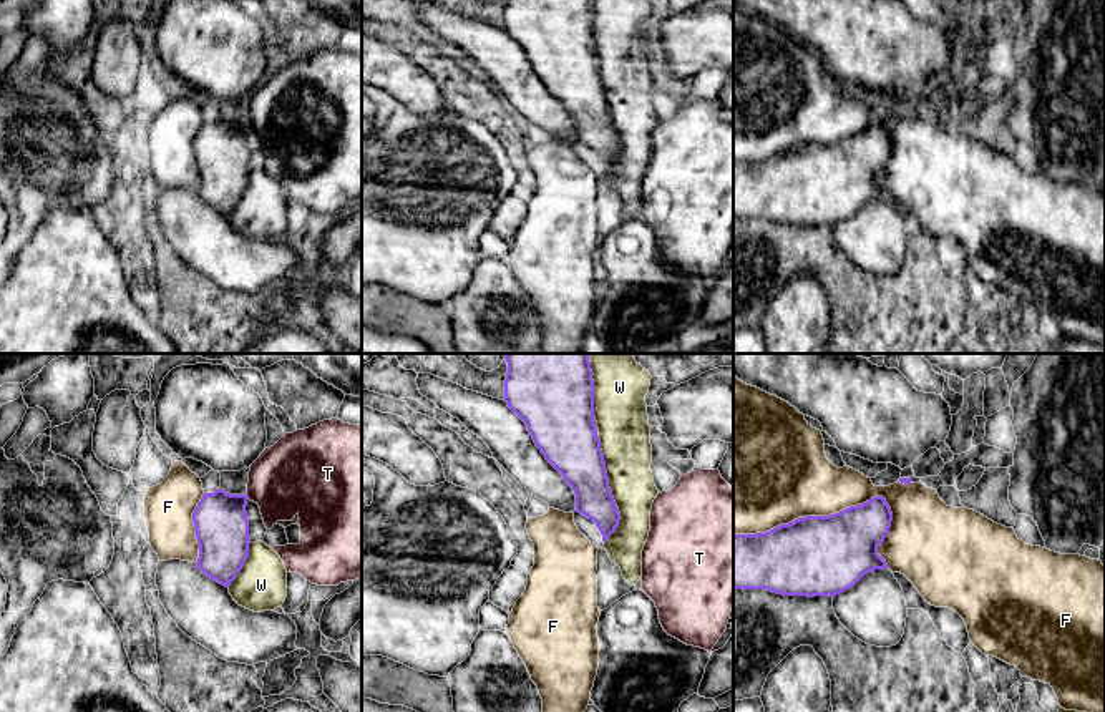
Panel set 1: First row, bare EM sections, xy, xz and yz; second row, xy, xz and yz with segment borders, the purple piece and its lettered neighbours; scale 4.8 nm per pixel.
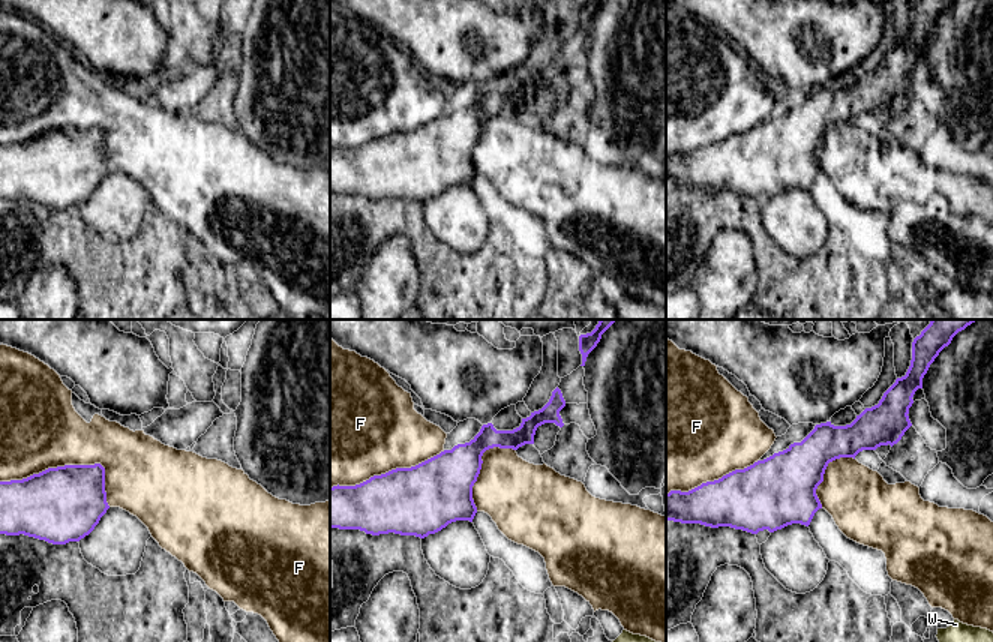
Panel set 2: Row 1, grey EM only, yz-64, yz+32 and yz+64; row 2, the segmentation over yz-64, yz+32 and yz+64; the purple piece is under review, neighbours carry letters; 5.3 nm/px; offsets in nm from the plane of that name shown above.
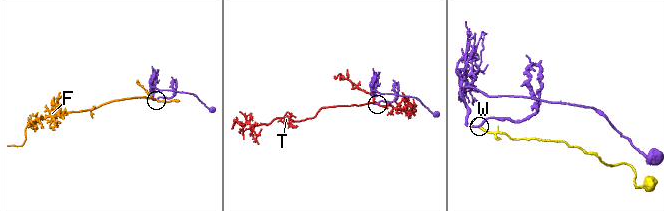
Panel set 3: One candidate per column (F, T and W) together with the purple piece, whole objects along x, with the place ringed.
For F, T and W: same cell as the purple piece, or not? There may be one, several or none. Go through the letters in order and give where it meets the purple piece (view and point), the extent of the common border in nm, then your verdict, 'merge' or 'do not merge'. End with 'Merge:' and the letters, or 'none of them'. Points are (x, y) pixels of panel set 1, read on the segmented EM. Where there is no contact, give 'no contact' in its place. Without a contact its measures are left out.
F: contact yz (815, 516); length 800 nm; do not merge
T: contact xy (246, 497); length 30 nm; do not merge
W: contact xz (609, 490); length 500 nm; do not merge
Merge: none of them

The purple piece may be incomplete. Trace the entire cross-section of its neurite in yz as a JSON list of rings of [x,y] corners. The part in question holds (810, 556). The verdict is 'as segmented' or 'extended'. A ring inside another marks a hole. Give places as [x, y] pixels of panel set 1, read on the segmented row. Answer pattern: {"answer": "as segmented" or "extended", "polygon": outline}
{"answer": "as segmented", "polygon": [[[883,496],[830,516],[805,516],[767,533],[733,534],[733,589],[768,589],[783,596],[830,596],[853,588],[864,574],[888,569],[878,546],[893,513]]]}

